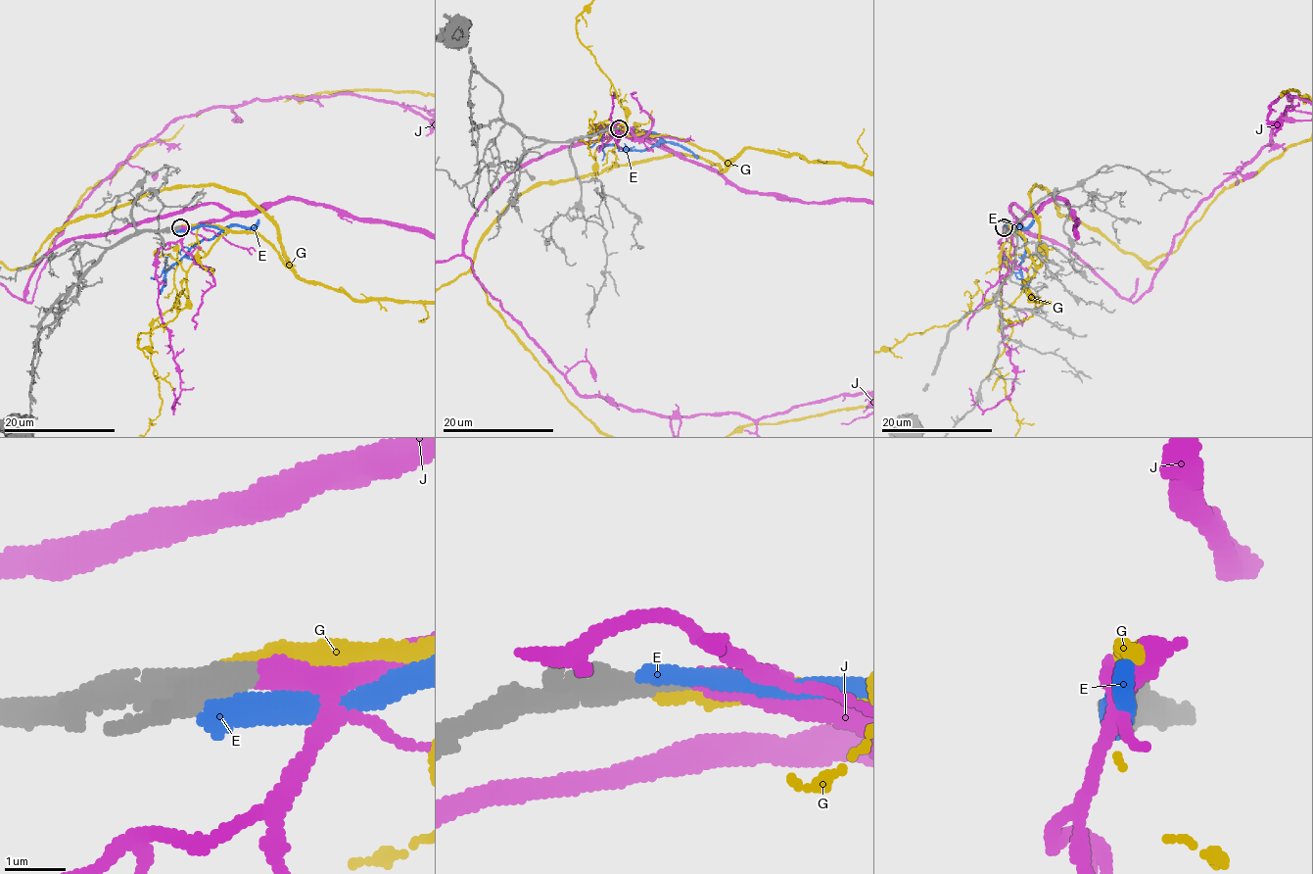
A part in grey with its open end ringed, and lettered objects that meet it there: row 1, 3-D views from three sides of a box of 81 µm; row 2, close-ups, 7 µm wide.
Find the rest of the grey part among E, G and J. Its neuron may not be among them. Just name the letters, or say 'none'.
J

